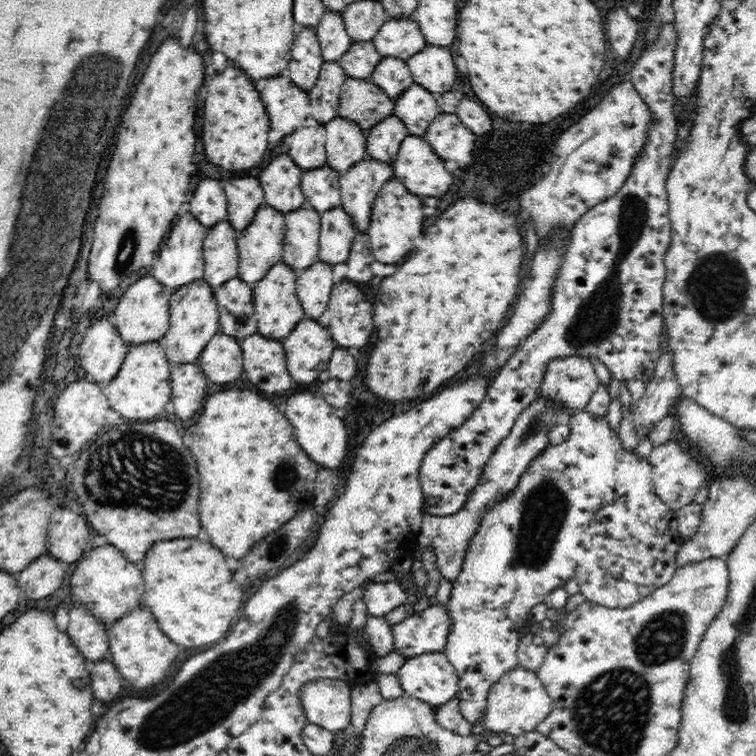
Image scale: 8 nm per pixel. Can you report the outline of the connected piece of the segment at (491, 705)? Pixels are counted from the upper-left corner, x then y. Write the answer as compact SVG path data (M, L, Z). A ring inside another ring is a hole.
M520 664L510 675L502 678L492 687L487 701L487 714L480 724L480 729L477 730L476 745L479 742L497 742L500 738L500 735L497 735L499 732L522 736L534 730L535 726L550 712L550 697L544 691L541 680L536 673L522 669ZM488 732L491 735L488 735Z

